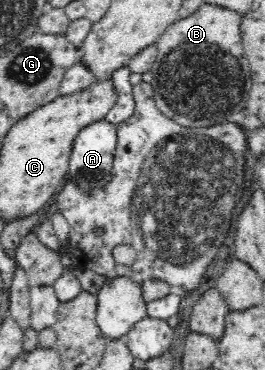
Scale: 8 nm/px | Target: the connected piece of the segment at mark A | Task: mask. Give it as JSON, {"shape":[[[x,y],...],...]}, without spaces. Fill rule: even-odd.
{"shape":[[[103,119],[83,127],[73,142],[67,178],[76,185],[77,189],[86,193],[91,193],[93,189],[103,189],[113,175],[115,147],[117,147],[116,124]]]}

